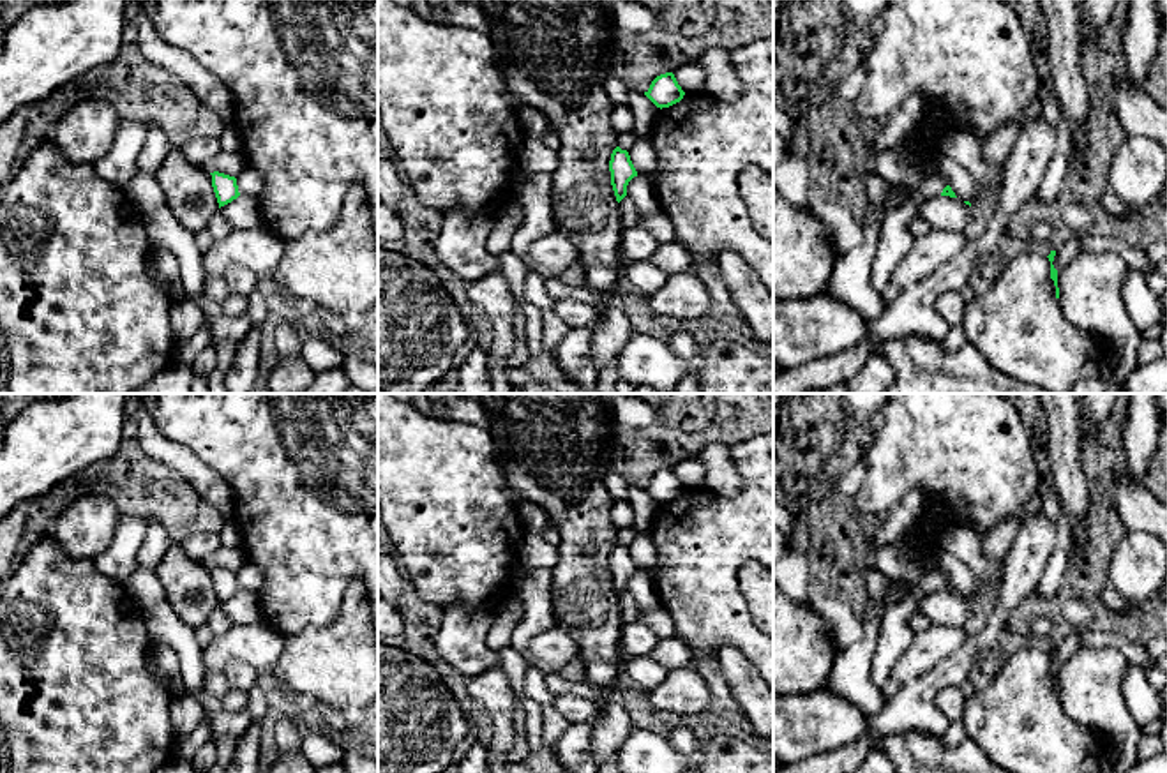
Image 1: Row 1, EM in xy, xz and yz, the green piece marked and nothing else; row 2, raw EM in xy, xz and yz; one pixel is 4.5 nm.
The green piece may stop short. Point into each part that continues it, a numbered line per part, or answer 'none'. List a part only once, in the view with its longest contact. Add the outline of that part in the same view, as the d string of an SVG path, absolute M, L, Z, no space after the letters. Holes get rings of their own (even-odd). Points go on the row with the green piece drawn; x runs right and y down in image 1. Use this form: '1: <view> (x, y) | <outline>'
none

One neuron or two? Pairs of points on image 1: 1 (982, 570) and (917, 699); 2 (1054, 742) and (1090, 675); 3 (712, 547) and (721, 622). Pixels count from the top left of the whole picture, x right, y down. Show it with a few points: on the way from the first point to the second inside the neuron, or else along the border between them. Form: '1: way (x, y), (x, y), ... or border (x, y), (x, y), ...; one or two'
1: border (1001, 565), (1000, 579); two
2: border (1056, 694), (1074, 720), (1093, 726), (1104, 738); two
3: way (712, 565), (712, 604); one

